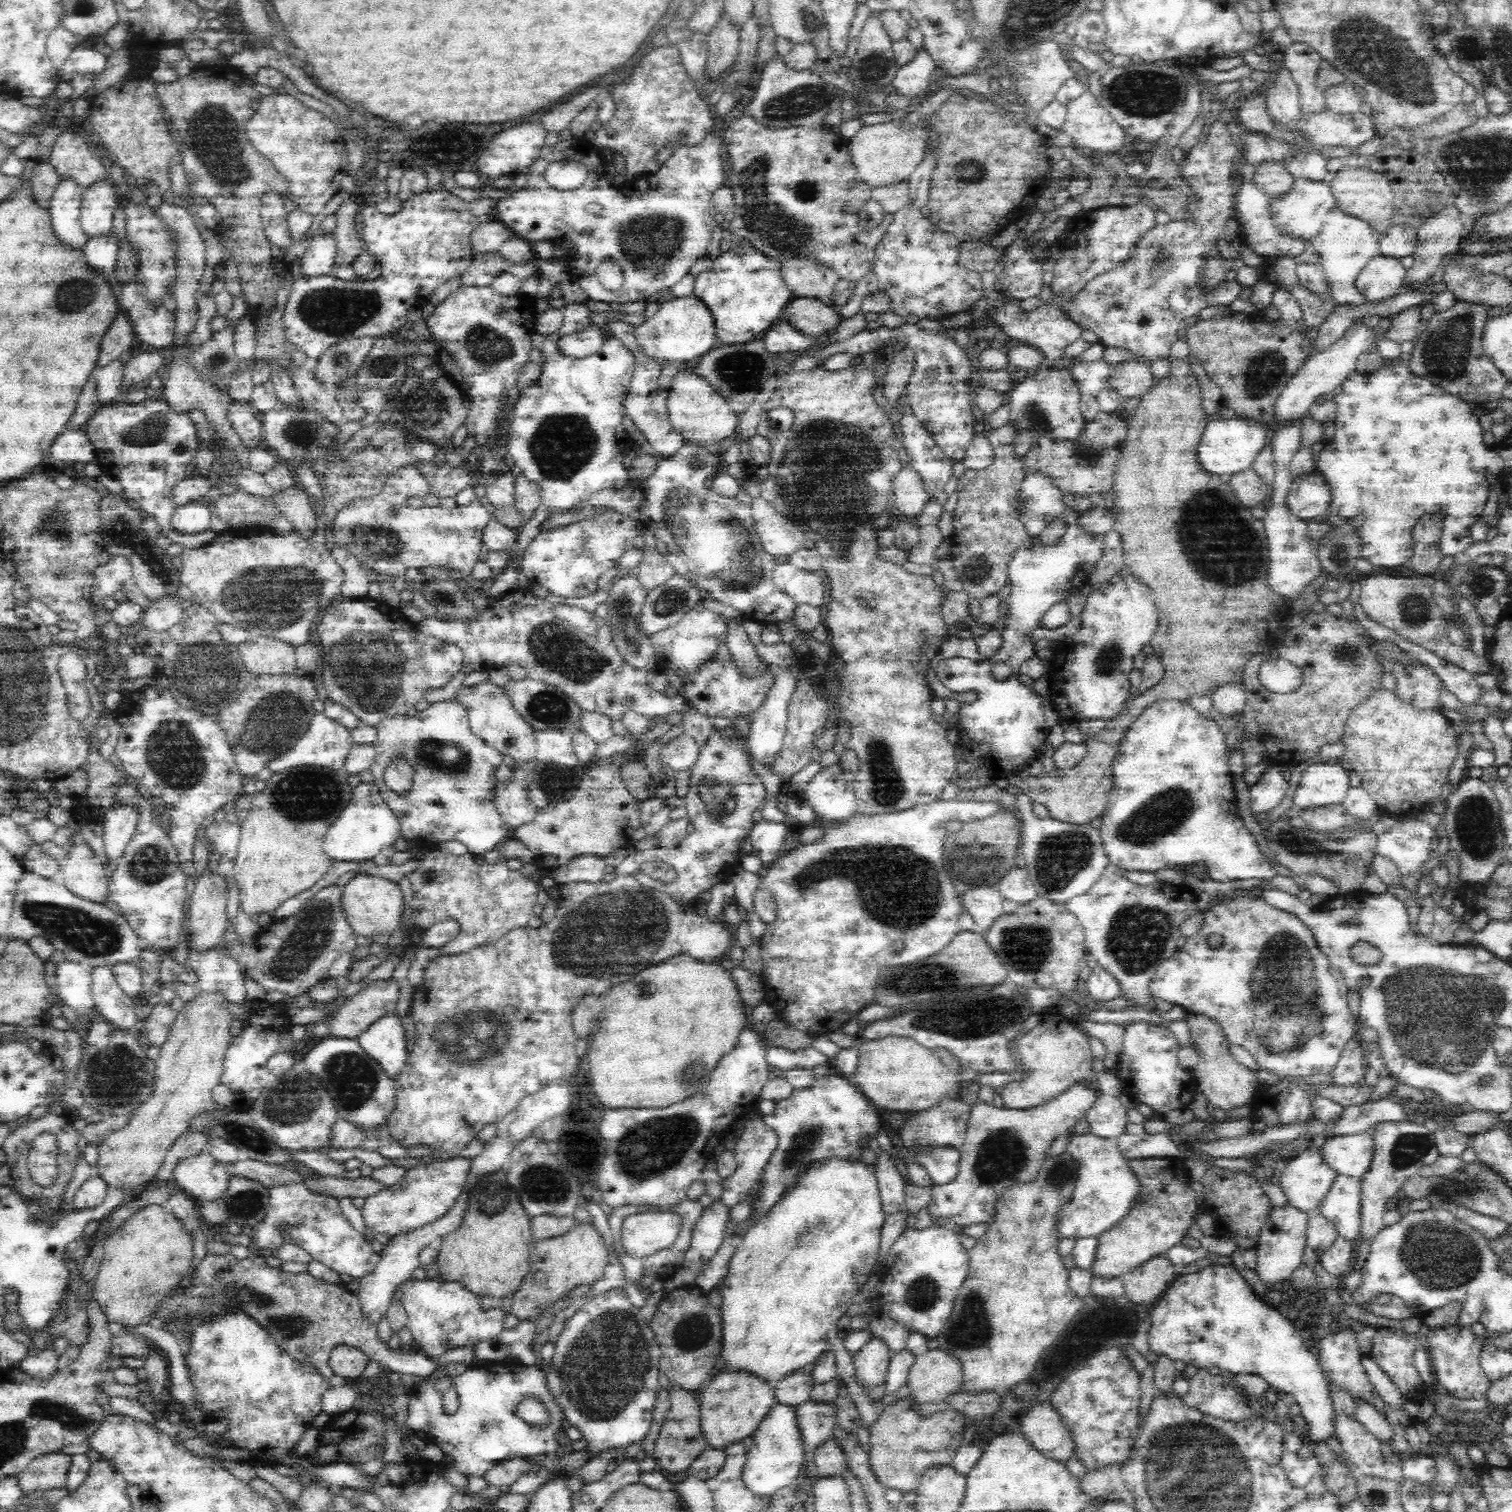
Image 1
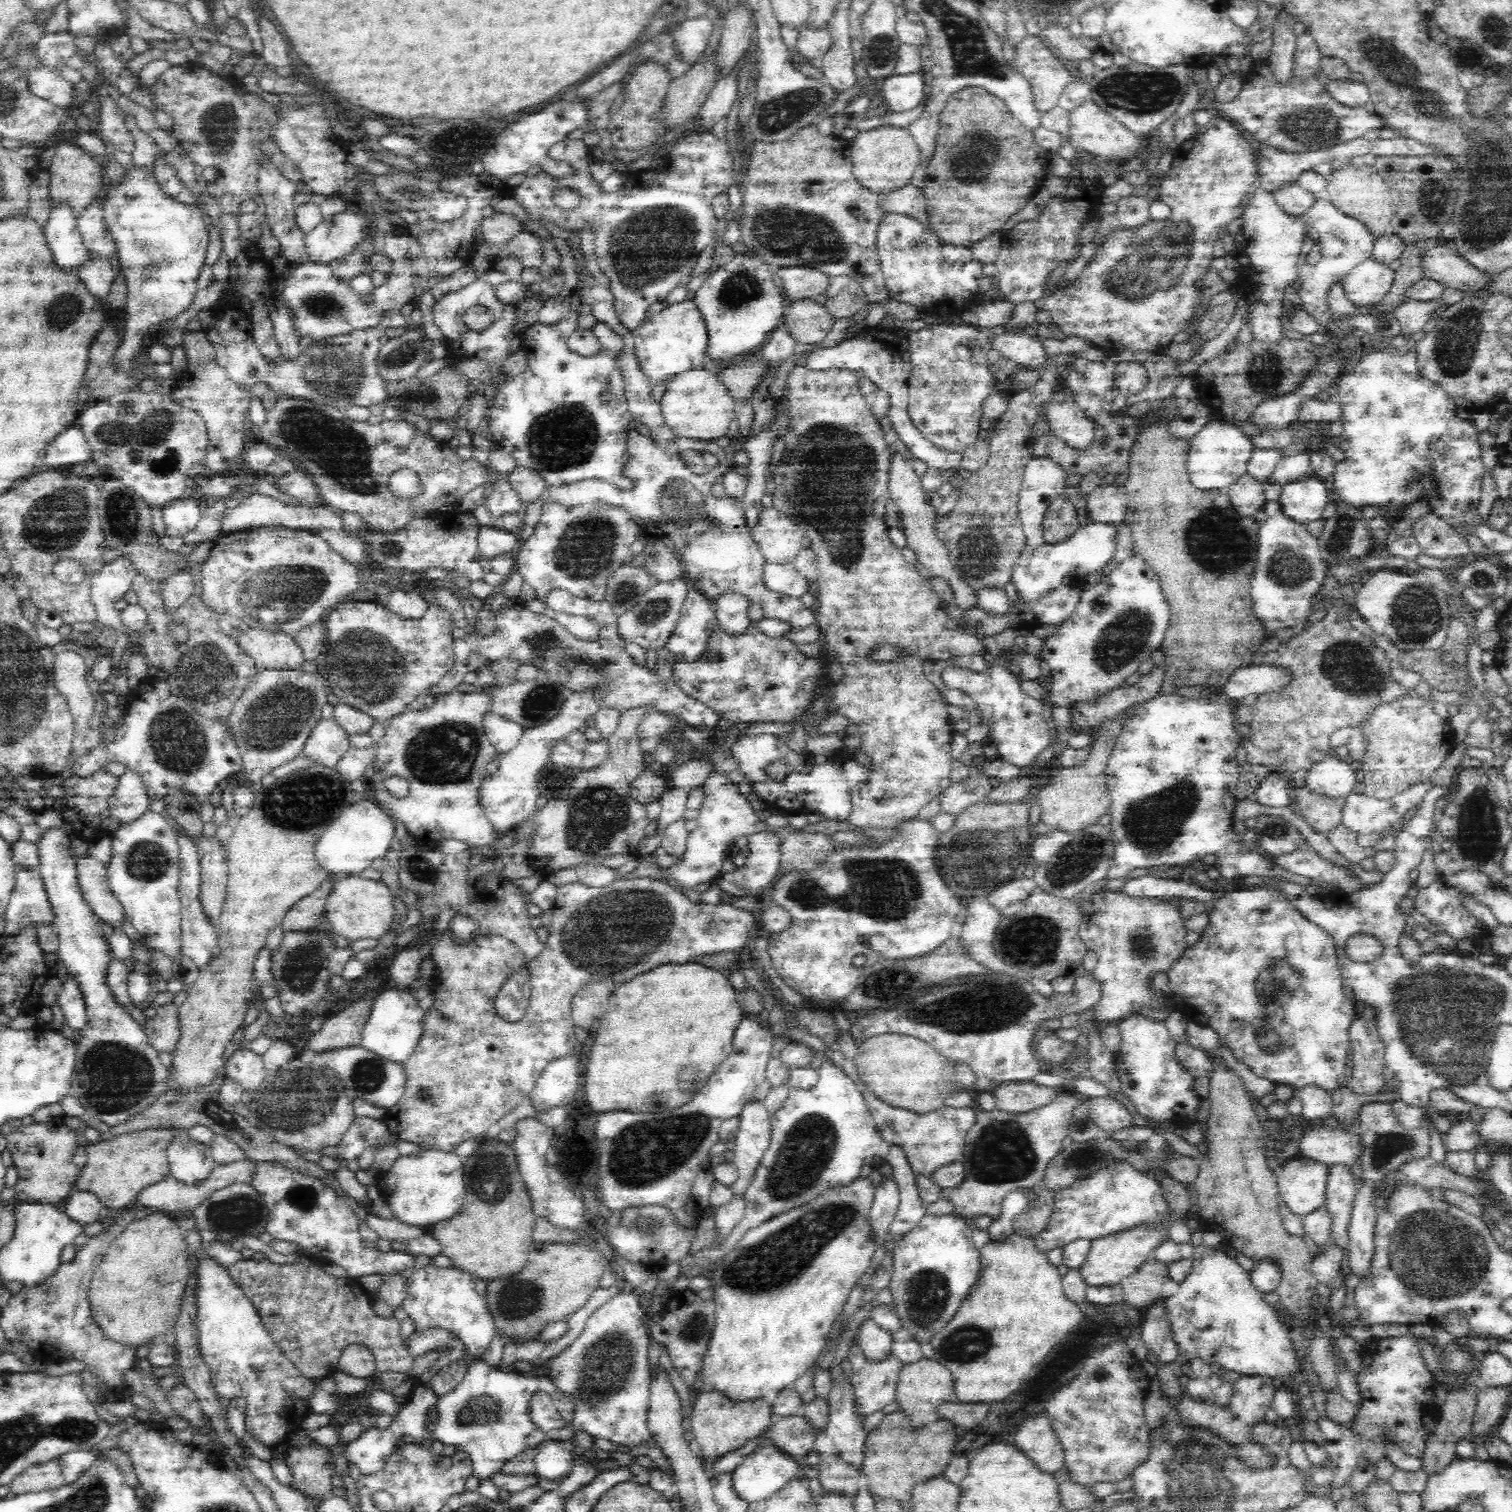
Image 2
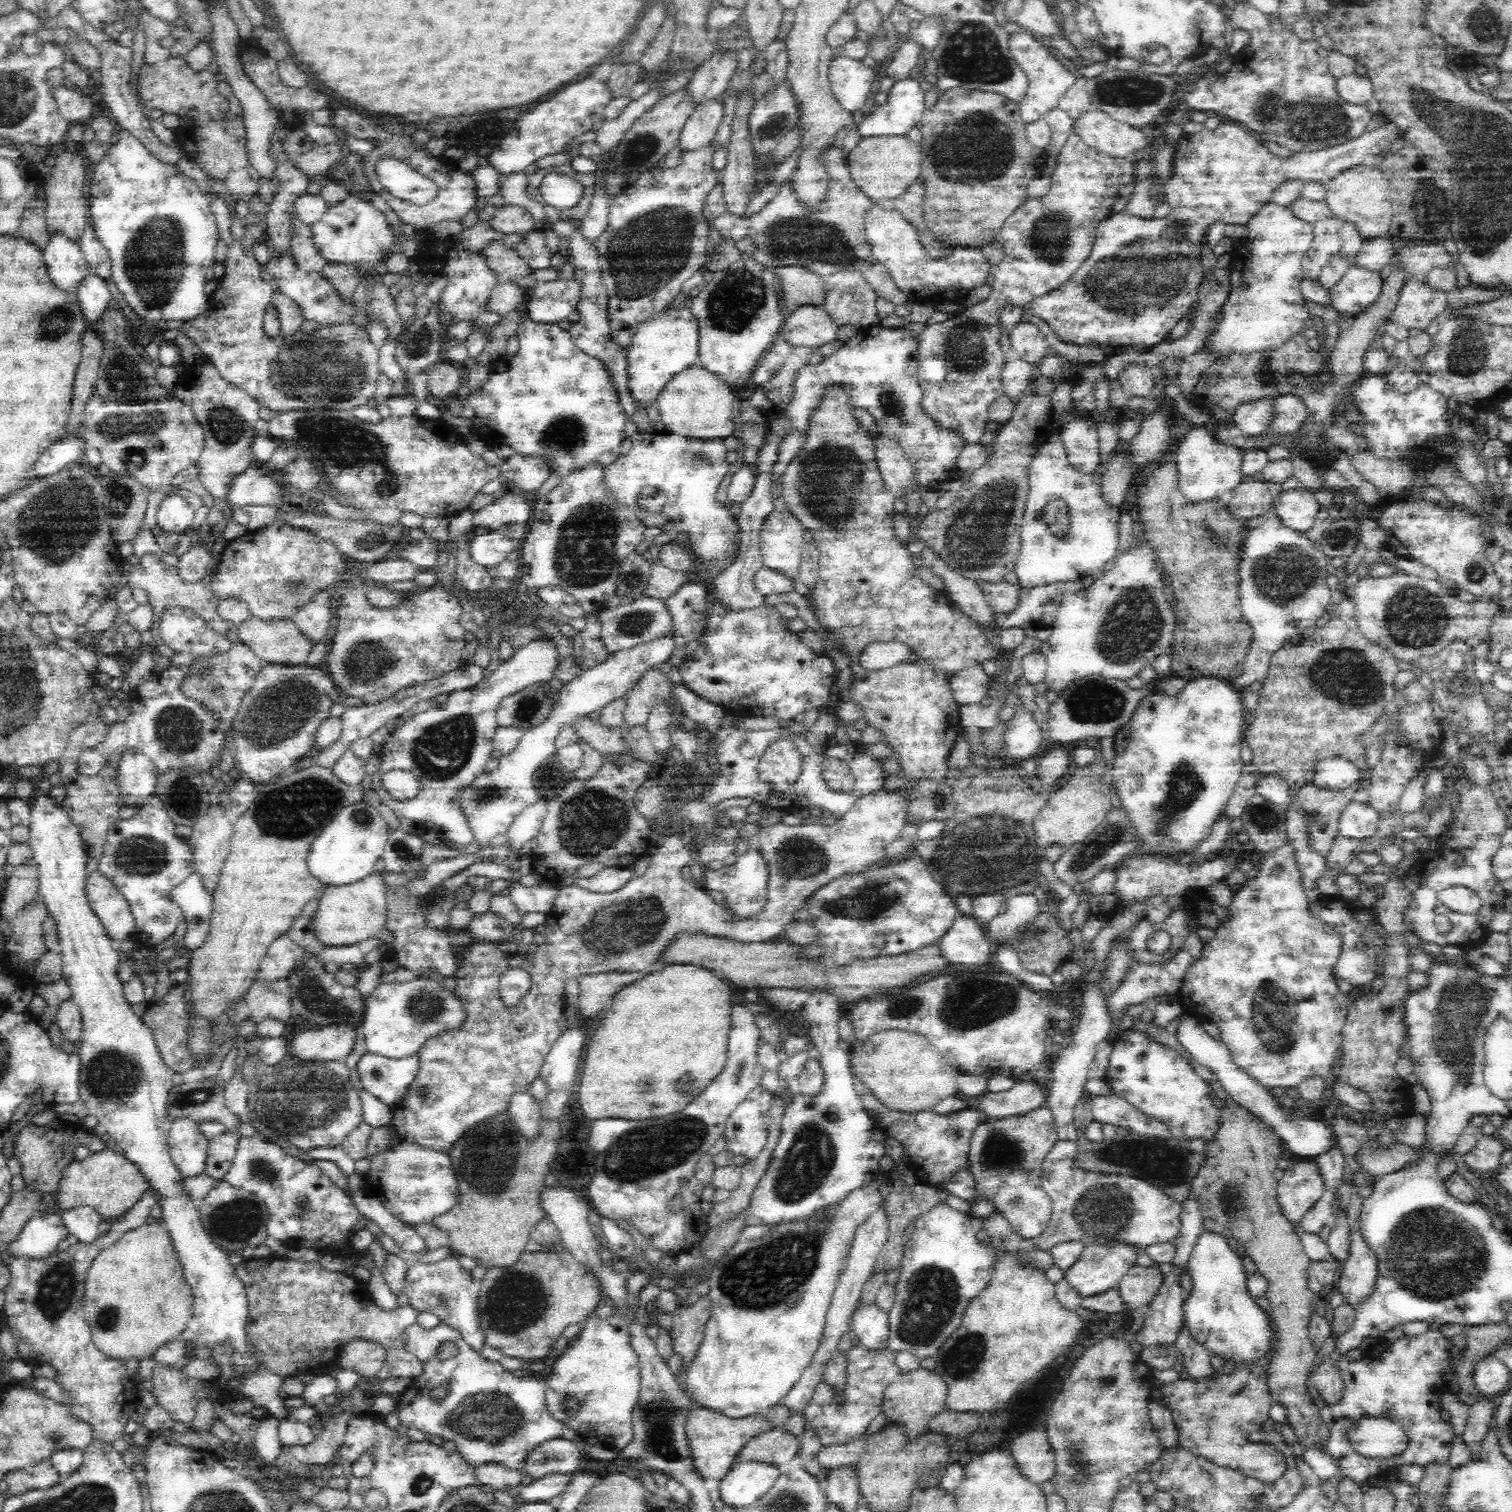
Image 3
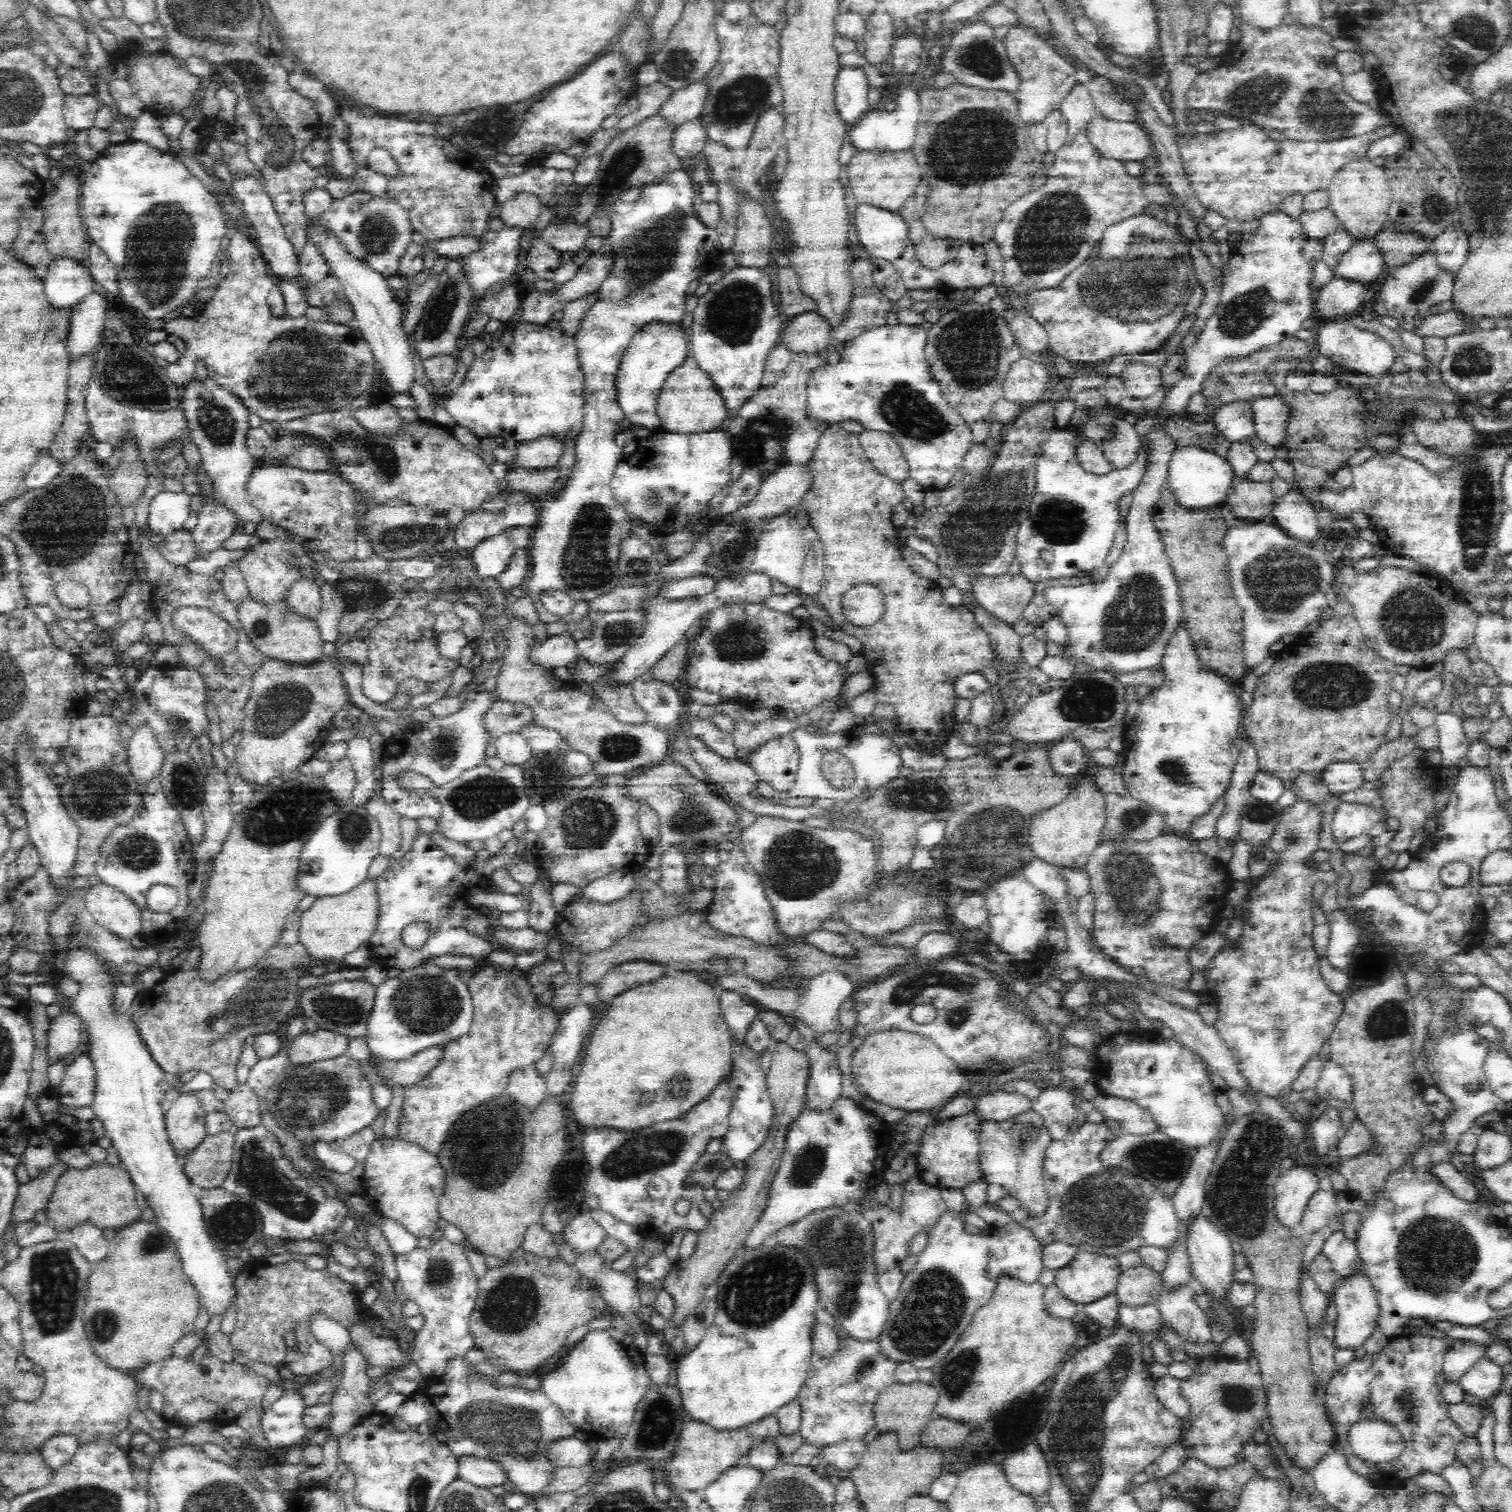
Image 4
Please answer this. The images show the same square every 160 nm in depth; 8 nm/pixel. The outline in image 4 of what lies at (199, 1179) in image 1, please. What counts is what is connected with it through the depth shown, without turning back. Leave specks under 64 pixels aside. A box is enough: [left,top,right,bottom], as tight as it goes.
[166,1091,206,1157]

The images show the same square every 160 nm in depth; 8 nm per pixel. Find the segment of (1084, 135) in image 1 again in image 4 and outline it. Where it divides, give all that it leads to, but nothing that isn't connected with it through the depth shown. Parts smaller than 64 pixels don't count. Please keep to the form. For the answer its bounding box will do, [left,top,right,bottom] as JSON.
[1088,118,1154,163]

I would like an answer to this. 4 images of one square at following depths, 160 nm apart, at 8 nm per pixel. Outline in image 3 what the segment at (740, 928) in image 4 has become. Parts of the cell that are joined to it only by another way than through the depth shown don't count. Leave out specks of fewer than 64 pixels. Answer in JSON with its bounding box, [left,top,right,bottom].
[703,845,768,921]

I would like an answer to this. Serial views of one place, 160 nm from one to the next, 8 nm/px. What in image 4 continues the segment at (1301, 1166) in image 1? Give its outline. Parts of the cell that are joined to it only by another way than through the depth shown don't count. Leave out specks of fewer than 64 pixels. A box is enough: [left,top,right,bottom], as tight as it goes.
[1273,1168,1319,1229]

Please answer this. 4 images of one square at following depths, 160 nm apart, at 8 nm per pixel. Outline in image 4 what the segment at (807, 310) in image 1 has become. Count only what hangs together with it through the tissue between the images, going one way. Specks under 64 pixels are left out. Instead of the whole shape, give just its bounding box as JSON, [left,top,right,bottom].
[780,312,833,354]

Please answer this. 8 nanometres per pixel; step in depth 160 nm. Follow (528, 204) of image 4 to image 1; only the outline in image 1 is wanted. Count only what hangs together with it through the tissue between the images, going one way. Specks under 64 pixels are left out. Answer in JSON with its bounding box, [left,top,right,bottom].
[472,222,514,254]

